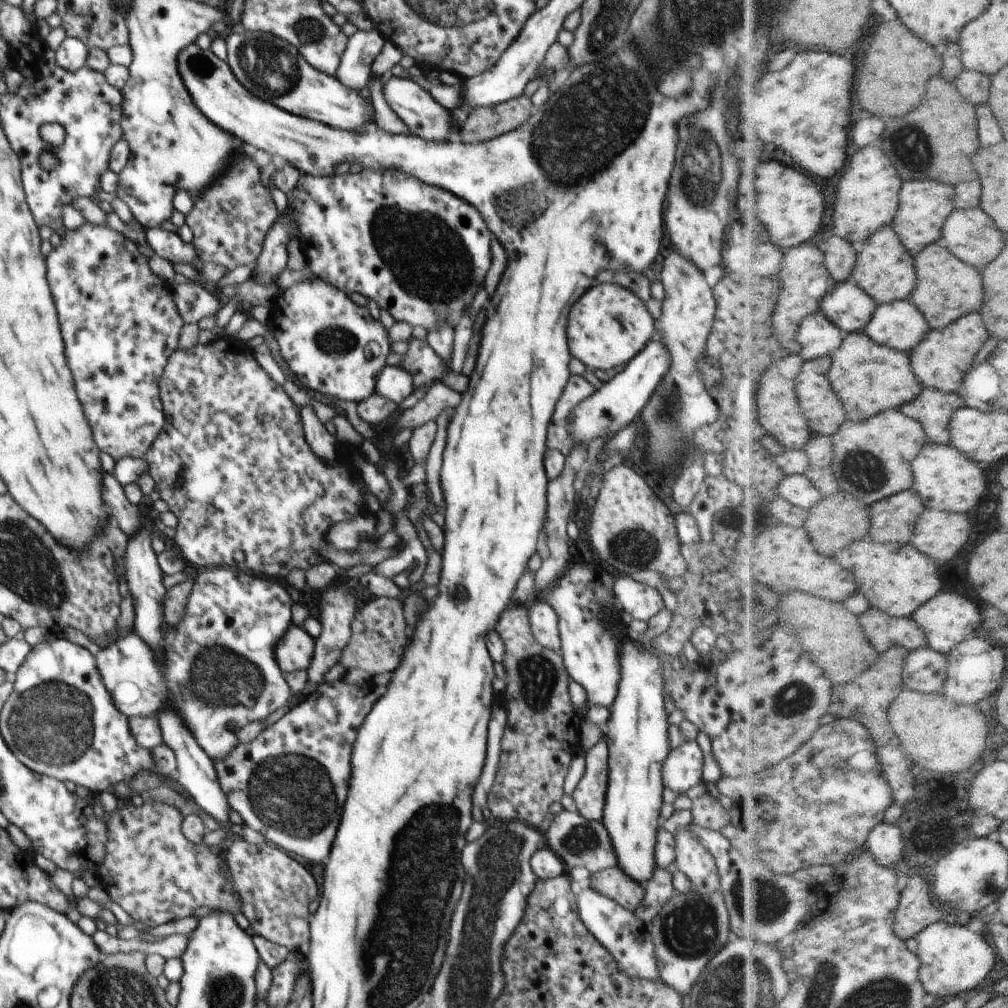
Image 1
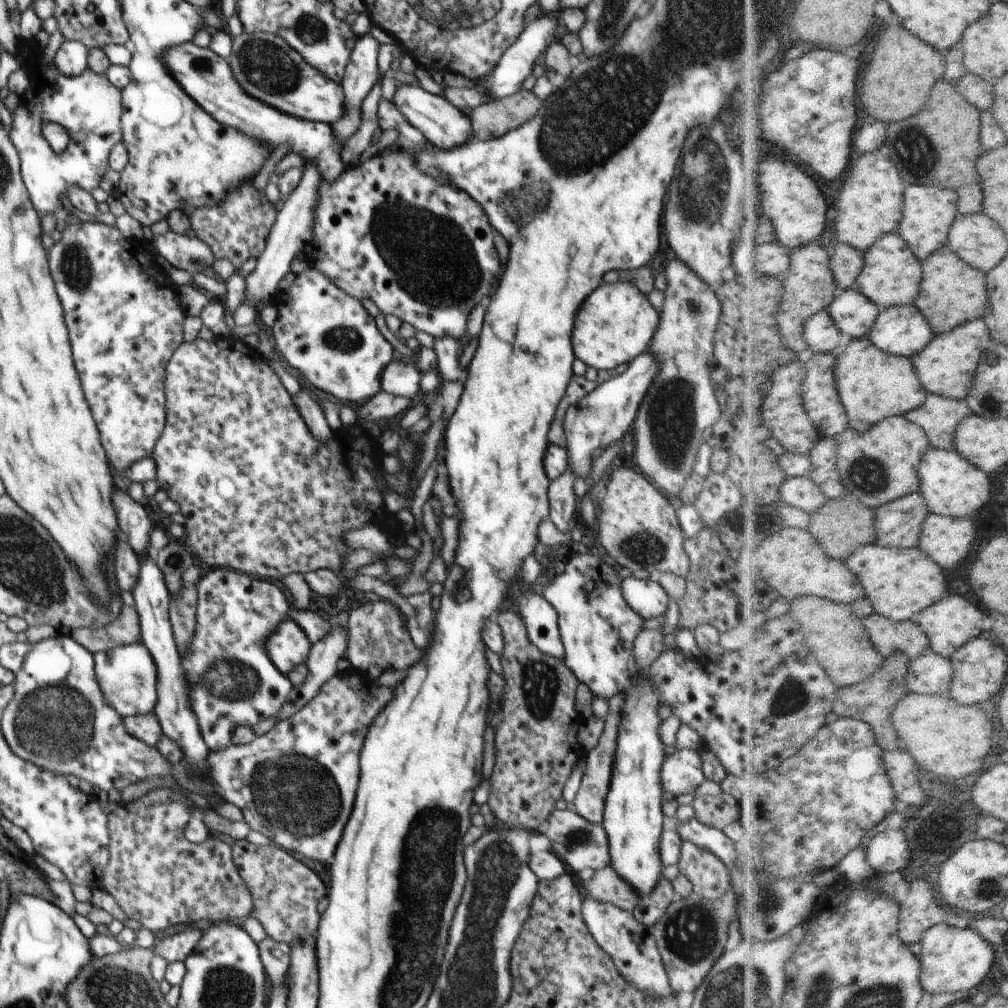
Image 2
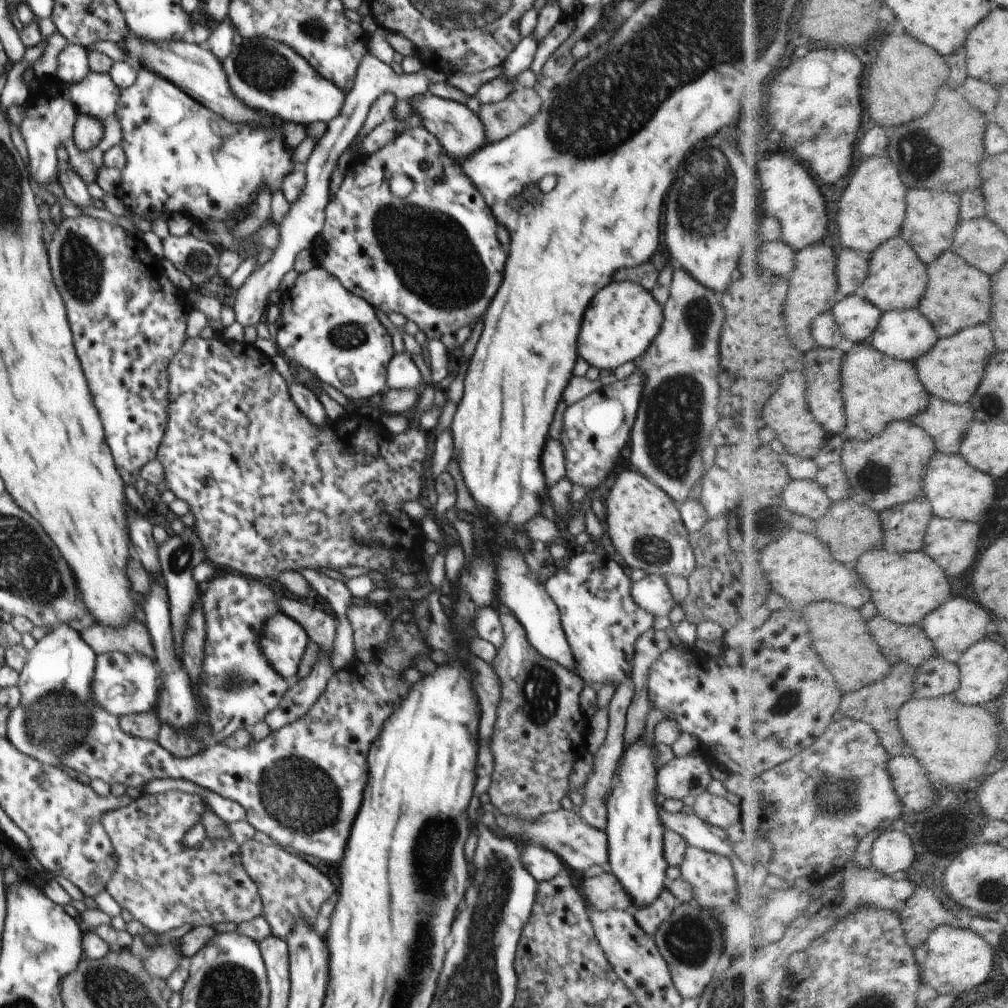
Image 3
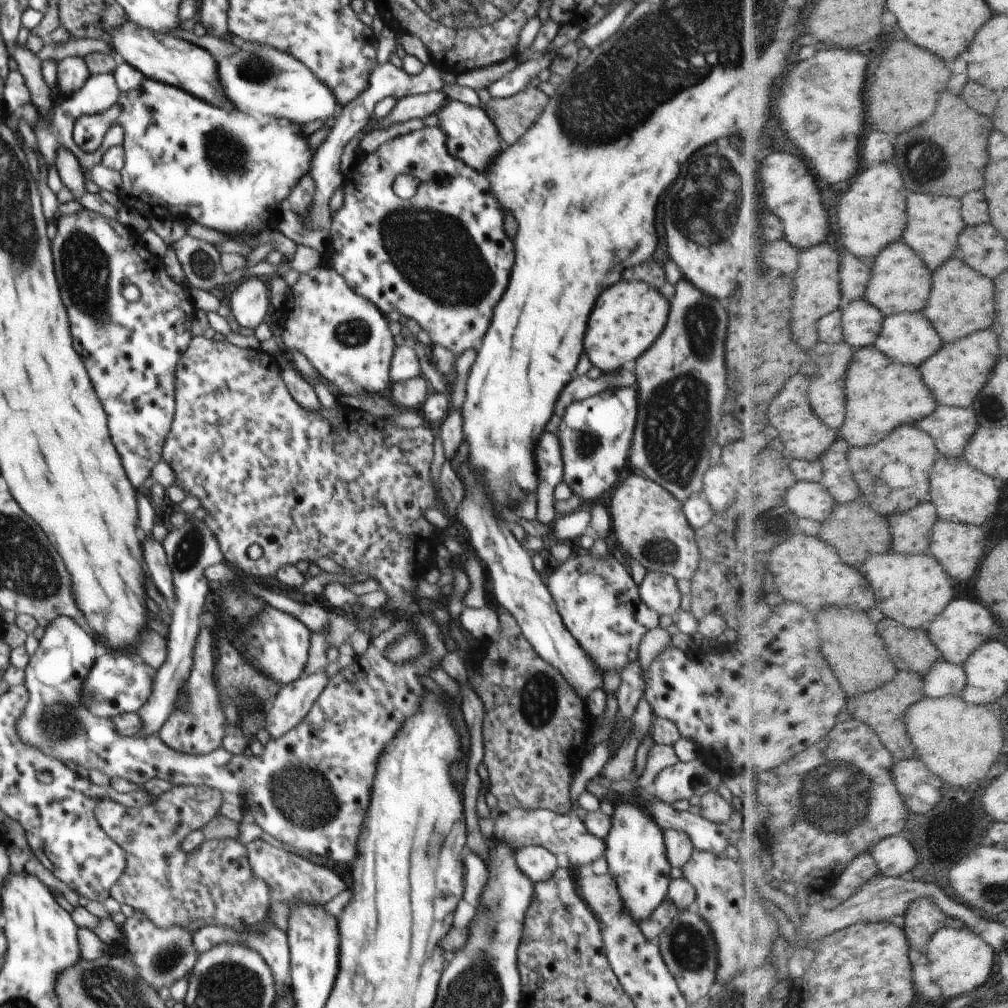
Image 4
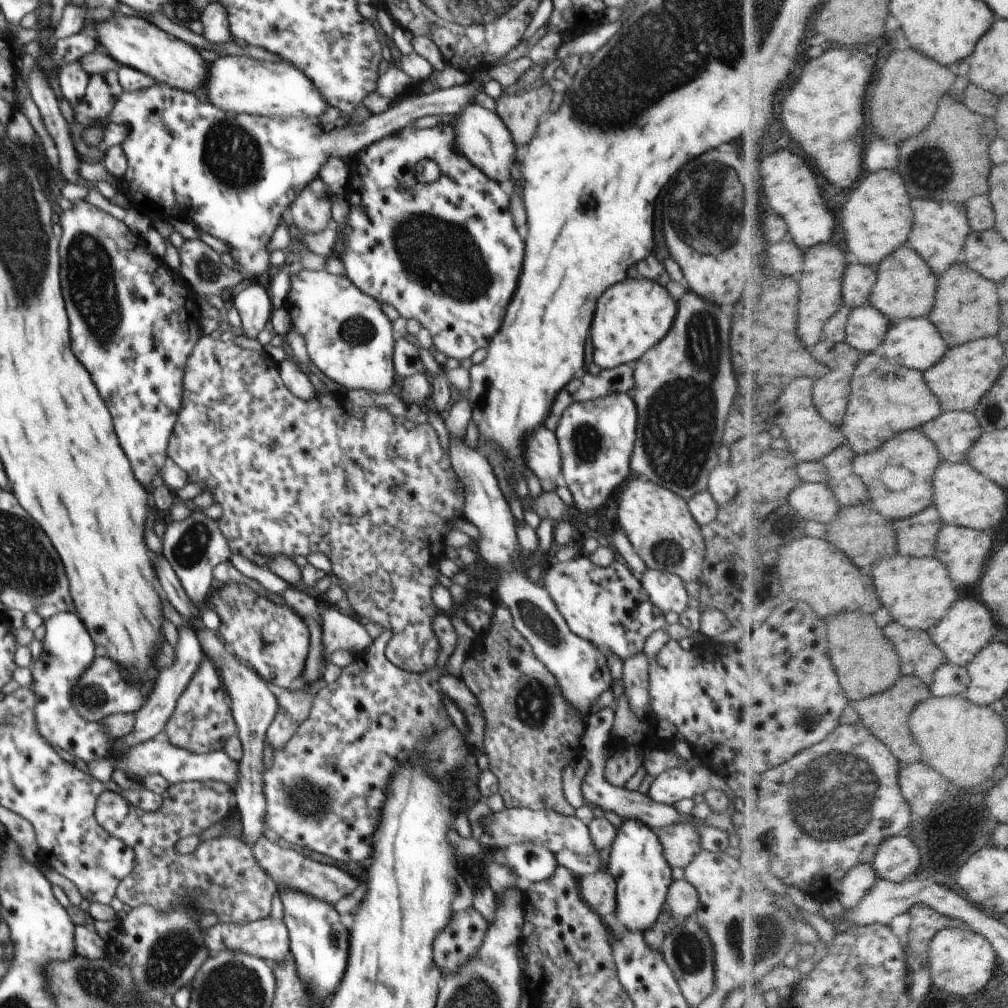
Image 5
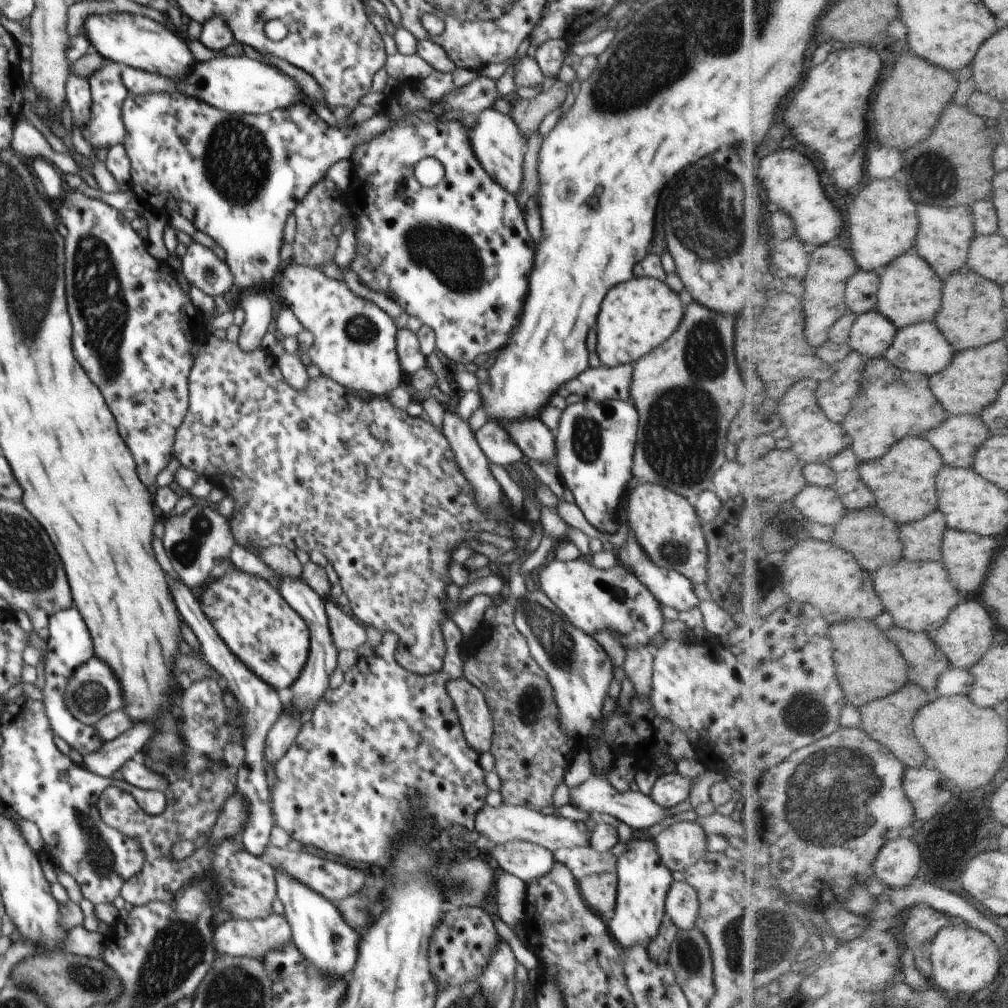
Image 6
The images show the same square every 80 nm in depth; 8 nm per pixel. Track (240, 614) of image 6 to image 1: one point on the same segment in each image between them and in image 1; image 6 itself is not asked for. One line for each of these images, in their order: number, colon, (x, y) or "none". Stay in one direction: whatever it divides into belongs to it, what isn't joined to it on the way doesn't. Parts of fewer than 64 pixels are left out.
1: (293, 652)
2: (289, 646)
3: (283, 641)
4: (277, 642)
5: (274, 641)

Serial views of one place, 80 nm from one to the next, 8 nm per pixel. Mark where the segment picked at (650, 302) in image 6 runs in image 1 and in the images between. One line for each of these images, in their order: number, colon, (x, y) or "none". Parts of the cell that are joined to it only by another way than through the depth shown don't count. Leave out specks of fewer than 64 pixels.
1: (610, 325)
2: (616, 323)
3: (621, 322)
4: (628, 317)
5: (631, 317)

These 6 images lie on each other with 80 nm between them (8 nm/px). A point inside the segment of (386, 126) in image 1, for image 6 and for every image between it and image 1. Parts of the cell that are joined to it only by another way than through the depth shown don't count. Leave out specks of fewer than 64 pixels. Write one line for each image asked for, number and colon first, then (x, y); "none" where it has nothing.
2: (422, 250)
3: (434, 257)
4: (441, 258)
5: (448, 254)
6: (457, 255)

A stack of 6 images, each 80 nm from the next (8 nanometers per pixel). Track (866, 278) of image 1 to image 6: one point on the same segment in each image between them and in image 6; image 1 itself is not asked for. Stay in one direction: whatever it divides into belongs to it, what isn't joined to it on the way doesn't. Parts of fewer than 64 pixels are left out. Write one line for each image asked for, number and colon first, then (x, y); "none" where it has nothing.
2: (893, 276)
3: (898, 278)
4: (903, 282)
5: (908, 287)
6: (912, 292)

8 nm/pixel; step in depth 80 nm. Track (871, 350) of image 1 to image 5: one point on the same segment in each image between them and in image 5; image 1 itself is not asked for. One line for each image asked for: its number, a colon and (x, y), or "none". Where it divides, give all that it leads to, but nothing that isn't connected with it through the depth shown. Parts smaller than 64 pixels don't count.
2: (875, 385)
3: (878, 389)
4: (883, 394)
5: (888, 399)

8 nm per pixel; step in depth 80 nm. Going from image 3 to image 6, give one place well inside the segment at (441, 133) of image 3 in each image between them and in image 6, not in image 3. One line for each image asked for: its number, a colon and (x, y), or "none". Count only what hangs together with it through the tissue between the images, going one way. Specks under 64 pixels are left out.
4: (470, 136)
5: (481, 135)
6: (498, 143)

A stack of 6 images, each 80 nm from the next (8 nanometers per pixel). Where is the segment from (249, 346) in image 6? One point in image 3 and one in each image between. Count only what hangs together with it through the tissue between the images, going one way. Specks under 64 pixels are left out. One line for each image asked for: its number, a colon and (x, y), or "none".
3: (301, 225)
4: (250, 305)
5: (254, 305)

